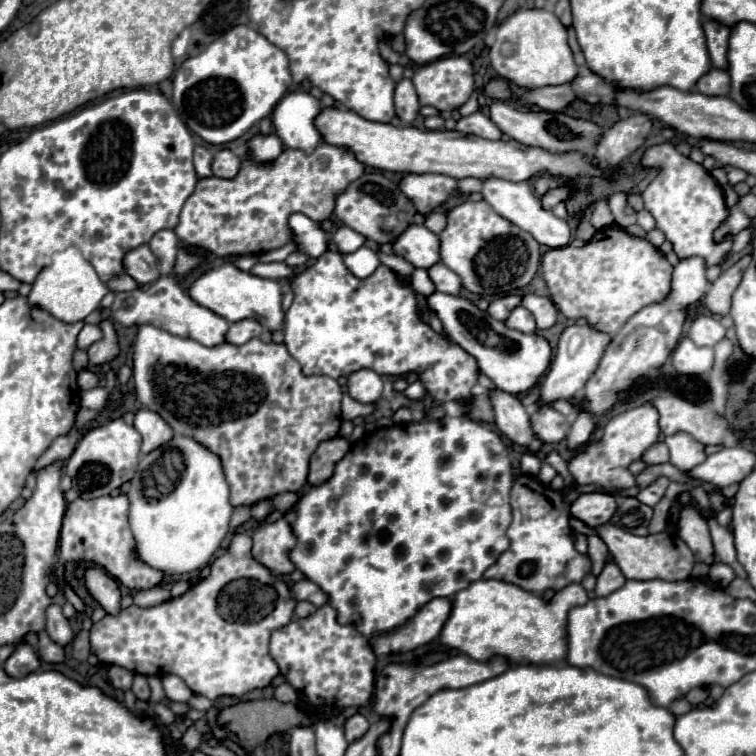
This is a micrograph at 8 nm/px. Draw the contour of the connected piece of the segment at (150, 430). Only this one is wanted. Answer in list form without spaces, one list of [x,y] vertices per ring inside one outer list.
[[[141,408],[135,414],[135,424],[133,426],[137,428],[137,432],[143,438],[141,454],[149,454],[151,450],[159,448],[161,444],[169,442],[169,438],[173,438],[173,428],[157,412],[147,410],[147,408]]]

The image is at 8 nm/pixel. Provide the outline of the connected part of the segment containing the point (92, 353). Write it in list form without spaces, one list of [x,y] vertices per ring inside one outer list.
[[[103,320],[99,324],[99,328],[103,330],[103,338],[99,342],[95,342],[87,354],[89,354],[89,362],[95,366],[107,364],[111,360],[115,360],[119,356],[119,344],[117,344],[117,334],[115,328],[111,324],[111,320]]]

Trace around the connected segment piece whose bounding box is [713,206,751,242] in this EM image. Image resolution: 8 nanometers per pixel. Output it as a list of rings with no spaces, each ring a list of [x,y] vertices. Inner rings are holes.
[[[733,206],[729,208],[729,214],[727,218],[721,222],[721,226],[715,230],[713,238],[715,242],[723,242],[727,236],[737,236],[741,230],[745,230],[747,226],[751,224],[751,218],[739,208],[739,206]]]

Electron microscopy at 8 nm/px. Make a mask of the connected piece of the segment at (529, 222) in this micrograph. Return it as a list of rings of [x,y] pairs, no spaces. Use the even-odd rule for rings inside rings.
[[[485,178],[483,188],[481,188],[483,200],[503,218],[509,222],[521,226],[525,232],[529,232],[539,244],[545,244],[549,248],[561,248],[567,246],[571,240],[571,228],[565,222],[567,217],[566,203],[561,202],[551,210],[545,210],[541,206],[541,200],[535,196],[533,186],[529,182],[509,182],[503,178]],[[554,213],[554,214],[553,214]],[[556,215],[556,216],[555,216]],[[559,217],[559,218],[557,218]]]

